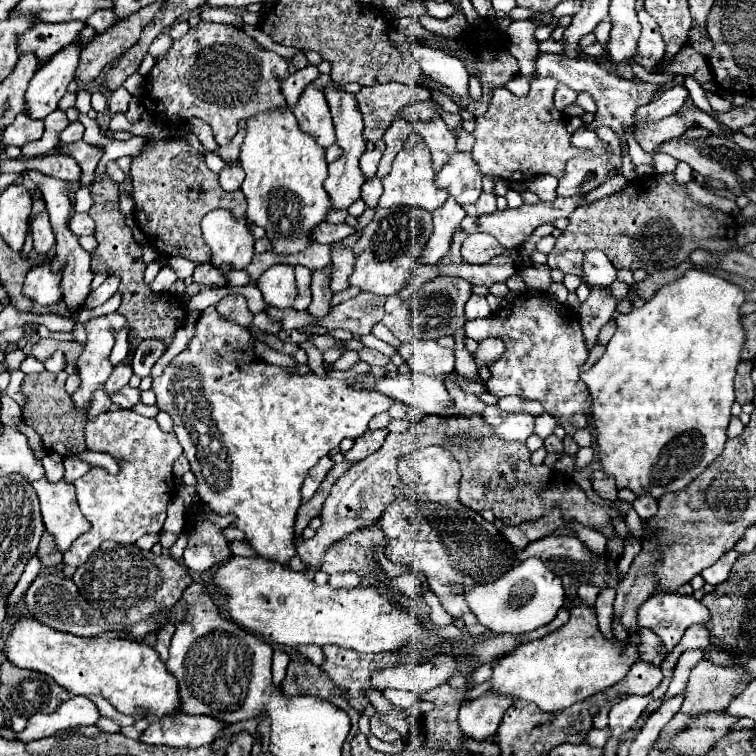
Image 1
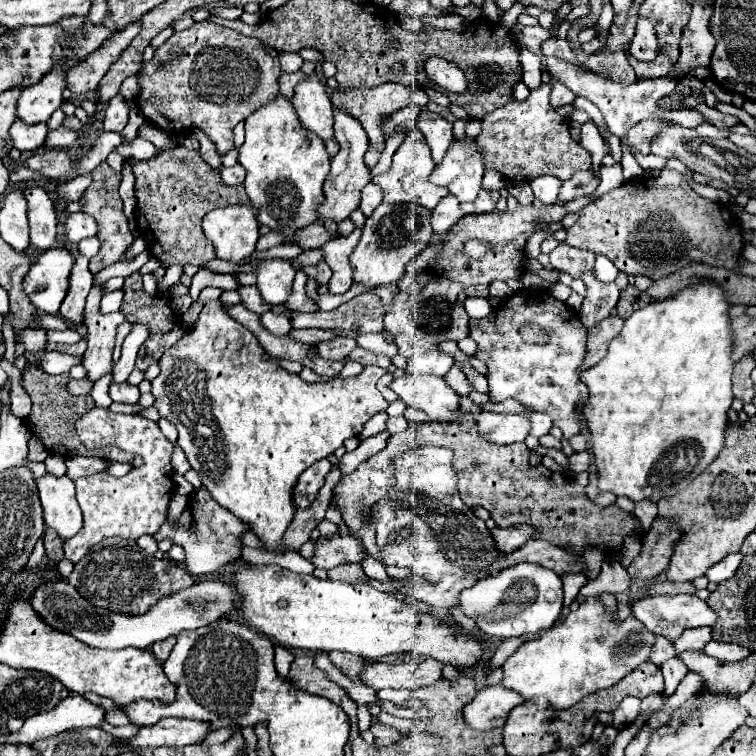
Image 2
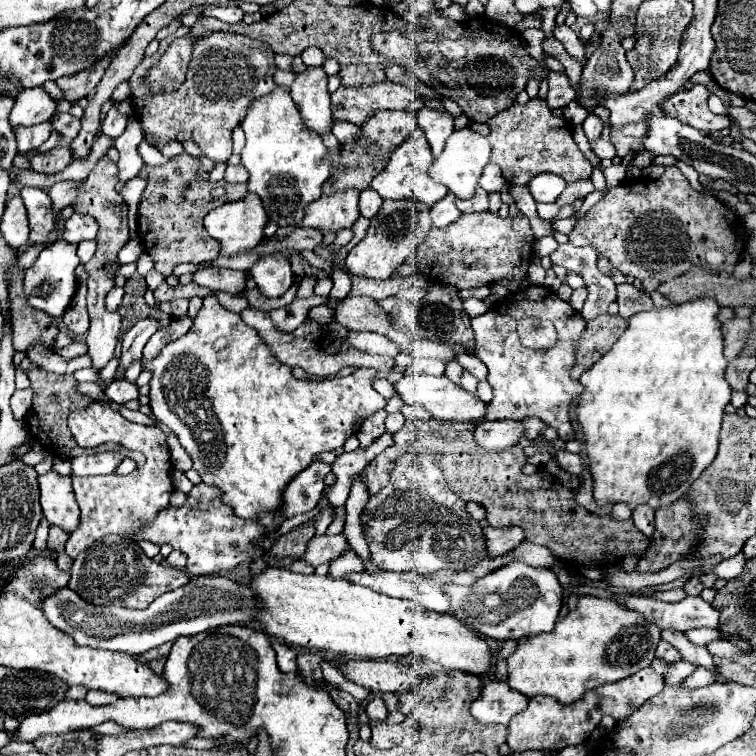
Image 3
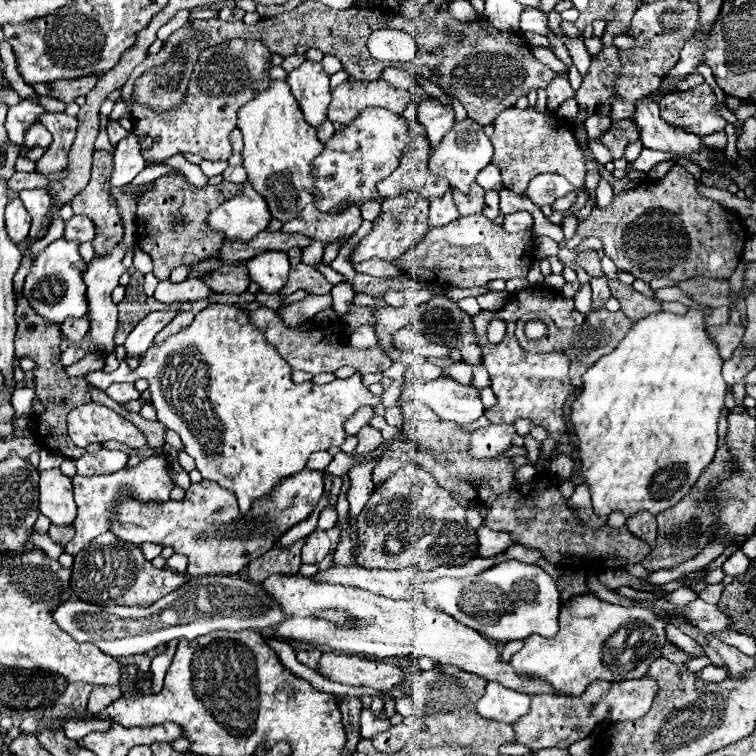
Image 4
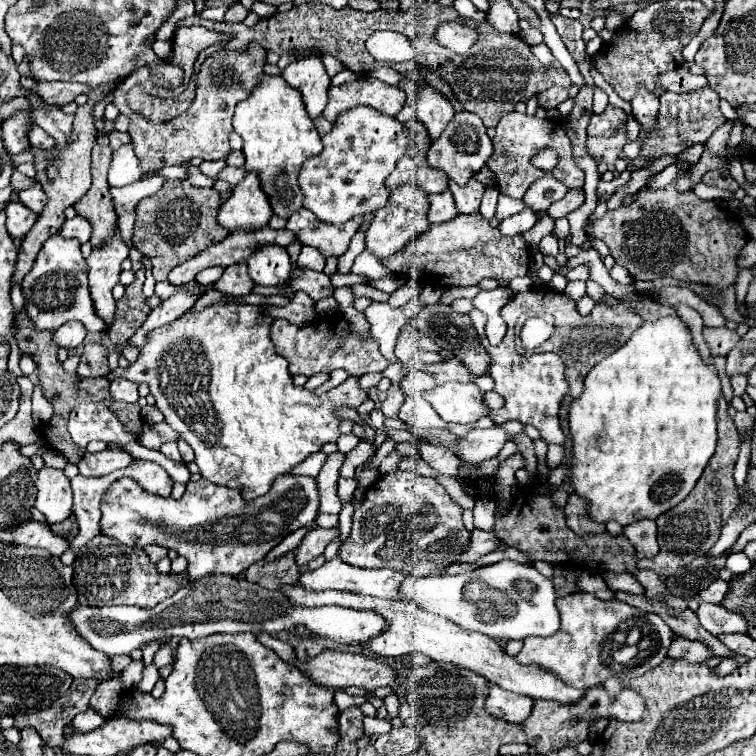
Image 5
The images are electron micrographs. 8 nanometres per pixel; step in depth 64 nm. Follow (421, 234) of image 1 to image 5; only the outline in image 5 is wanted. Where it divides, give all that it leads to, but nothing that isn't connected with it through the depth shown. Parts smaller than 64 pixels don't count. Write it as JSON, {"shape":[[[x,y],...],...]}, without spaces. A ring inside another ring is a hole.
{"shape":[[[402,184],[398,186],[390,198],[388,204],[384,208],[380,208],[380,212],[376,212],[374,220],[370,222],[370,228],[366,232],[366,250],[372,252],[378,258],[386,258],[396,254],[398,250],[404,248],[404,244],[408,244],[414,236],[422,234],[428,230],[428,196],[424,196],[424,192],[420,188],[416,188],[414,184]]]}

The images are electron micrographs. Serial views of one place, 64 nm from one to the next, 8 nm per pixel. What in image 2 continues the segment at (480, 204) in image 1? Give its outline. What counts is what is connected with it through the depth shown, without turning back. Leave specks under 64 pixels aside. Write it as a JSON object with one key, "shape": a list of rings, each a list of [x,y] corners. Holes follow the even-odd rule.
{"shape":[[[482,190],[474,202],[460,204],[460,208],[462,208],[464,214],[484,214],[484,212],[492,212],[496,208],[496,204],[490,198],[490,194],[486,190]]]}

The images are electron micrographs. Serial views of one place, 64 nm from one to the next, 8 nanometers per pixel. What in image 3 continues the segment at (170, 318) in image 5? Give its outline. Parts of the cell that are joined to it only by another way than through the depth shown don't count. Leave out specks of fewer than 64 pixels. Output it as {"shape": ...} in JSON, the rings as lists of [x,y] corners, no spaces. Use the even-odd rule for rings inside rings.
{"shape":[[[148,318],[148,320],[140,320],[136,322],[124,336],[122,340],[122,356],[120,356],[120,366],[118,366],[118,374],[124,374],[128,370],[128,366],[138,360],[142,356],[142,348],[148,342],[148,338],[158,330],[158,322]]]}

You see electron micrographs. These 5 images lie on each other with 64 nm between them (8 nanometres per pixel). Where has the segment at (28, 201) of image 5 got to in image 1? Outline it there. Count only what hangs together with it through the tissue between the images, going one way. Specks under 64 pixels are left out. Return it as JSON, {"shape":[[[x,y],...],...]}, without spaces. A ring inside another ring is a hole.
{"shape":[[[42,212],[40,216],[36,216],[32,220],[30,230],[32,230],[32,236],[34,236],[34,250],[38,254],[48,254],[54,248],[54,234],[52,234],[52,228],[50,228],[48,214]]]}

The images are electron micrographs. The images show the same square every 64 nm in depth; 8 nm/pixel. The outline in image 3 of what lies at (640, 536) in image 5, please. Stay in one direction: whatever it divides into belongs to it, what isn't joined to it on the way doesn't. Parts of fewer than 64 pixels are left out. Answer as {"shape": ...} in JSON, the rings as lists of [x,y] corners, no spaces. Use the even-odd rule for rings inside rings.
{"shape":[[[640,506],[632,512],[632,520],[634,520],[634,526],[644,534],[644,536],[652,536],[654,532],[654,510],[648,508],[648,506]]]}

